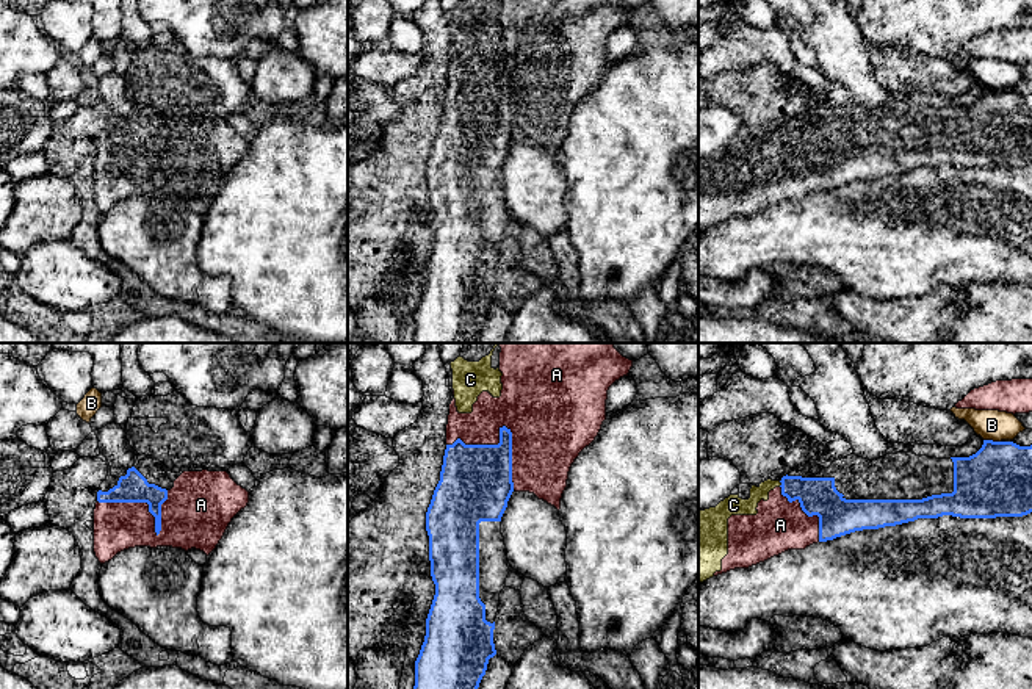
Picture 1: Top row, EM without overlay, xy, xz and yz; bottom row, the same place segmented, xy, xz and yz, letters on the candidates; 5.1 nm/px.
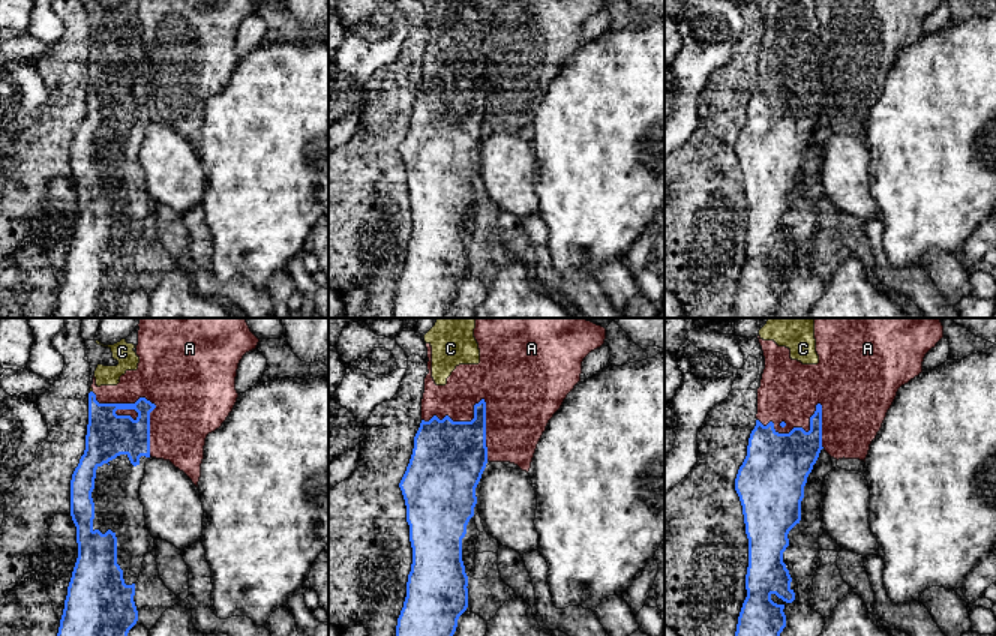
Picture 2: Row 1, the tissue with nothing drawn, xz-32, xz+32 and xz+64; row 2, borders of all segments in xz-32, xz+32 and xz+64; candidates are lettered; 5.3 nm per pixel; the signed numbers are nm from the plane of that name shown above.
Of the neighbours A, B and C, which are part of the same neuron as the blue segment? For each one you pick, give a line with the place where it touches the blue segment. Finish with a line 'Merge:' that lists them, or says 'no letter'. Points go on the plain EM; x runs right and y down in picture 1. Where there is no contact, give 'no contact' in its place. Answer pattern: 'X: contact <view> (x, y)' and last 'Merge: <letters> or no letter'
C: contact yz (782, 133)
Merge: C

